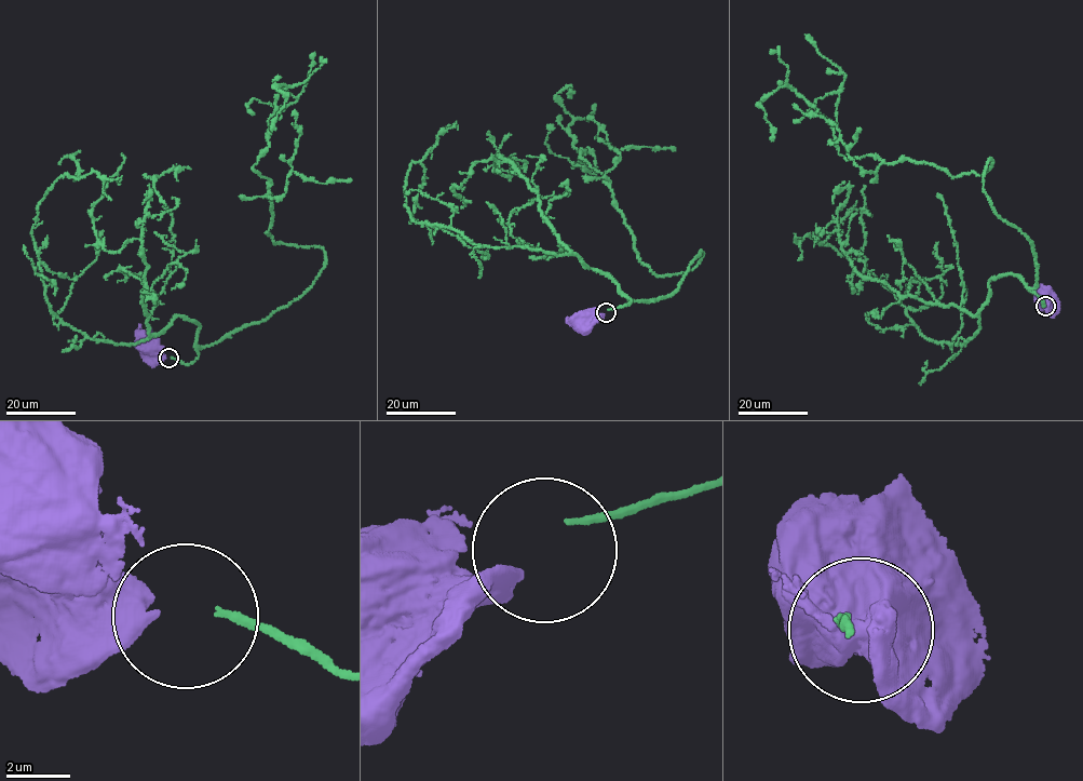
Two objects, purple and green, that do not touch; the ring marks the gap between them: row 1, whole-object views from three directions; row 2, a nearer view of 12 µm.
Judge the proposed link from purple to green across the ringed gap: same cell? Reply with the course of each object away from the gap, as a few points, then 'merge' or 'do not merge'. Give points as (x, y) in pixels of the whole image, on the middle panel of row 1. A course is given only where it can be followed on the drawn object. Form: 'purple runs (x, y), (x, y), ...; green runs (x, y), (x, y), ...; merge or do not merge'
purple runs (604, 314), (585, 321); green runs (608, 309), (667, 297), (702, 253), (662, 275), (639, 259), (572, 144), (557, 94), (574, 92); do not merge

